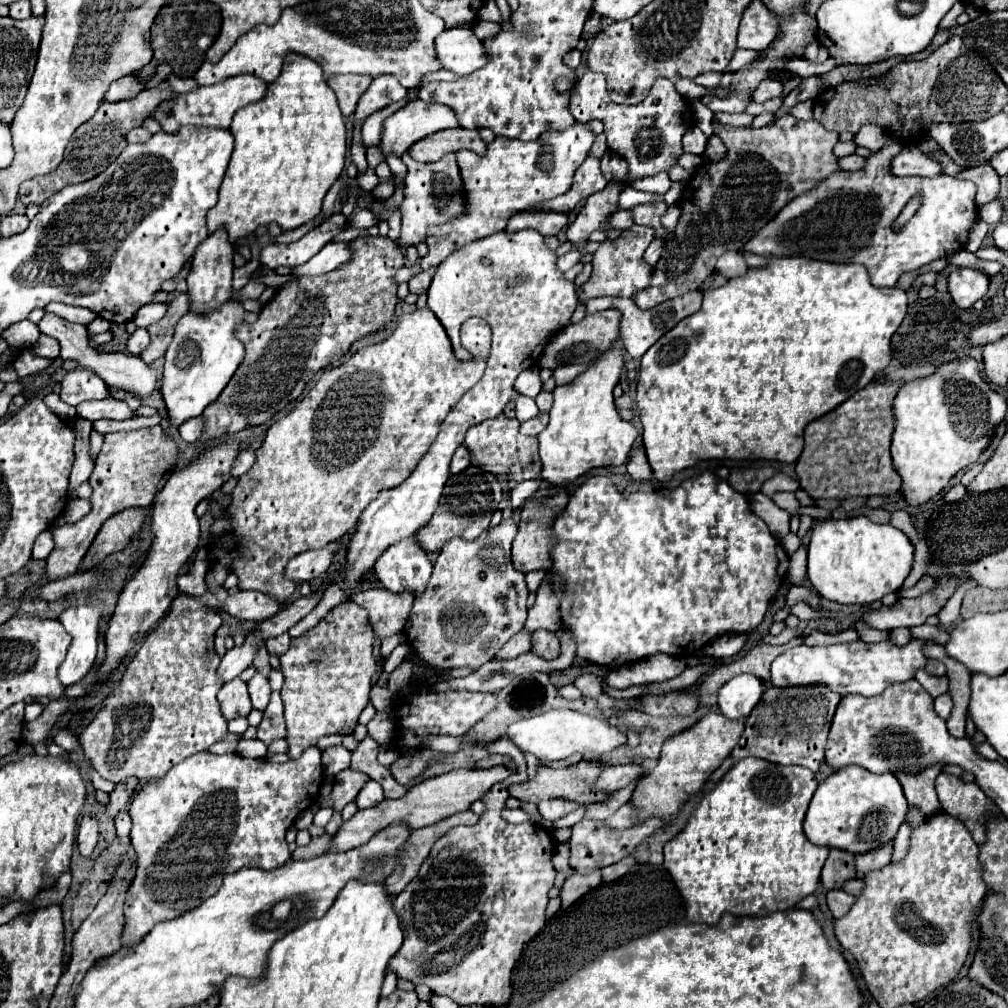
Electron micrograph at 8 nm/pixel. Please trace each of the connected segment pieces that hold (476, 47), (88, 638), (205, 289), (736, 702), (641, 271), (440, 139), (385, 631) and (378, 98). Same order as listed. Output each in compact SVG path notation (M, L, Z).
M446 29L436 37L438 61L456 75L468 75L488 63L488 51L472 29Z
M100 603L78 605L62 611L58 617L66 633L72 635L68 655L58 667L58 679L62 687L70 687L84 679L94 667L98 651L98 629L100 629Z
M216 231L208 235L206 241L196 249L196 257L192 259L192 267L188 273L188 295L190 295L190 311L216 311L224 303L232 301L232 245L224 231Z
M738 675L718 691L720 713L728 719L748 717L762 699L764 683L754 675Z
M634 225L634 227L626 229L620 239L600 243L600 247L592 259L592 267L594 267L592 277L584 285L576 287L578 299L586 301L592 297L604 297L604 295L634 297L636 291L642 291L644 287L648 287L648 283L652 279L652 271L656 267L648 267L648 263L644 263L644 251L652 243L652 239L654 239L654 231L650 227Z
M444 129L440 133L434 133L426 139L420 139L410 147L410 153L416 161L436 161L442 159L448 153L456 153L460 149L470 149L478 155L484 155L486 143L482 141L480 133L476 129Z
M384 587L352 593L350 599L368 611L368 623L378 639L388 639L404 629L414 601L410 593L396 595Z
M382 75L372 81L368 91L360 97L356 113L354 113L354 125L360 125L376 111L388 107L394 101L400 101L406 97L406 89L400 85L400 81L392 75Z

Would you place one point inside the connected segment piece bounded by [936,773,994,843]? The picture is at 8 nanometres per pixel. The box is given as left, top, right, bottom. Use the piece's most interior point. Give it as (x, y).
(965, 801)

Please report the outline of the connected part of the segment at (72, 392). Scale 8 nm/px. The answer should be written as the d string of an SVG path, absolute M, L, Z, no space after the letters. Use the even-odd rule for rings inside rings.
M78 367L70 373L64 375L60 383L60 399L72 407L76 407L82 401L92 401L92 399L106 399L110 397L110 389L98 375L90 369Z

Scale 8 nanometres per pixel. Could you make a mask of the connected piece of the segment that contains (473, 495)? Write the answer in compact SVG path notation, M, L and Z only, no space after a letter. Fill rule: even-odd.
M468 467L462 473L452 475L444 485L444 495L440 497L438 511L434 511L430 523L424 529L420 529L416 535L420 549L426 553L438 553L448 539L454 537L462 537L468 541L476 539L488 527L500 499L502 499L502 487L496 475L480 471L478 467Z

